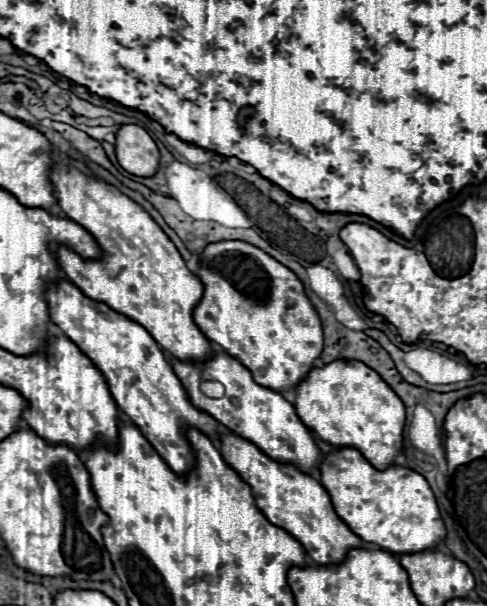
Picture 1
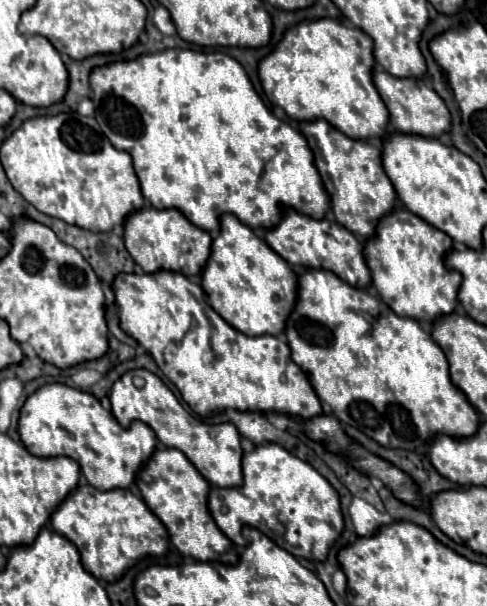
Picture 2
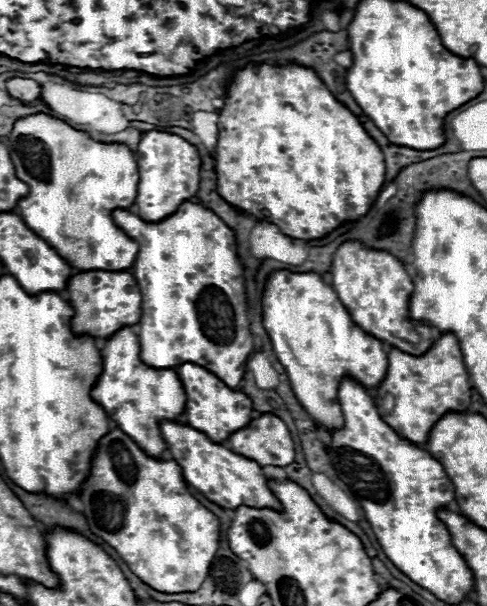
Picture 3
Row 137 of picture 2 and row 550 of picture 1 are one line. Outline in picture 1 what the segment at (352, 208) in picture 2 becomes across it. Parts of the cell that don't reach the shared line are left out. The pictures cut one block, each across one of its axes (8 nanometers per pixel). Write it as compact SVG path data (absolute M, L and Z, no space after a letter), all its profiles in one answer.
M220 432L218 436L220 452L226 464L252 488L252 496L256 500L256 506L260 512L278 528L284 528L292 538L296 538L306 554L316 564L338 564L346 558L346 552L350 548L370 548L376 550L376 544L366 544L360 540L334 512L332 502L324 486L314 480L312 476L300 472L292 464L282 464L278 460L272 460L266 456L260 448L256 448L252 442L232 434L232 432Z

